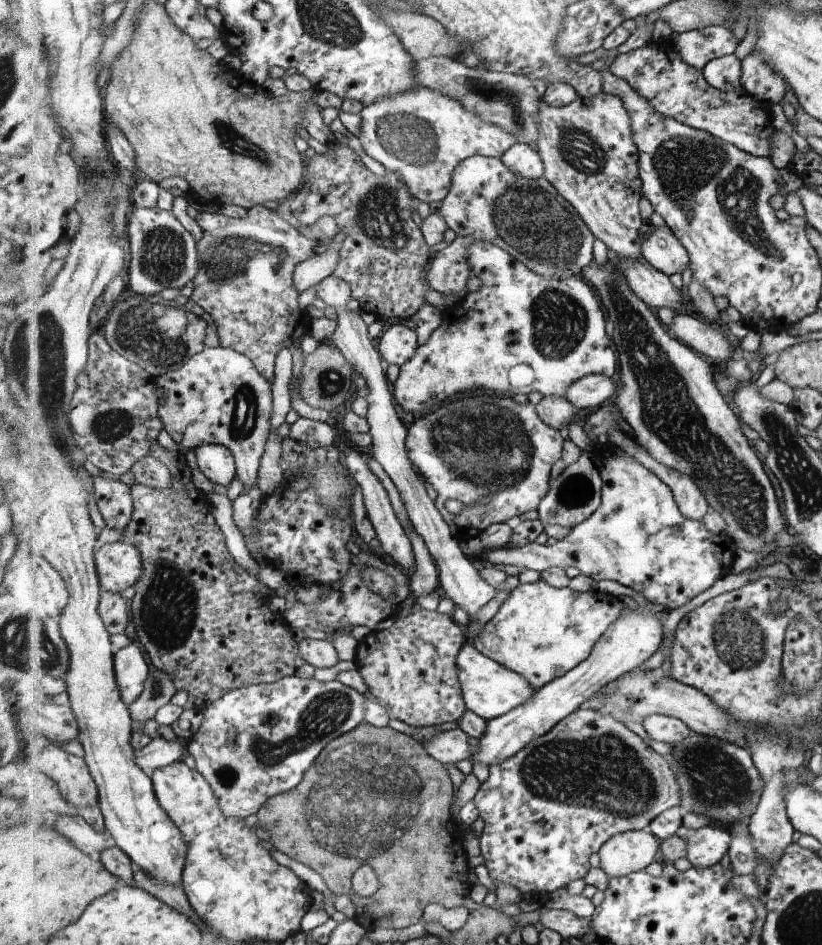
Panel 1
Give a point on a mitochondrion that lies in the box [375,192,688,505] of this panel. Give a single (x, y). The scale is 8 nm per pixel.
(482, 443)

